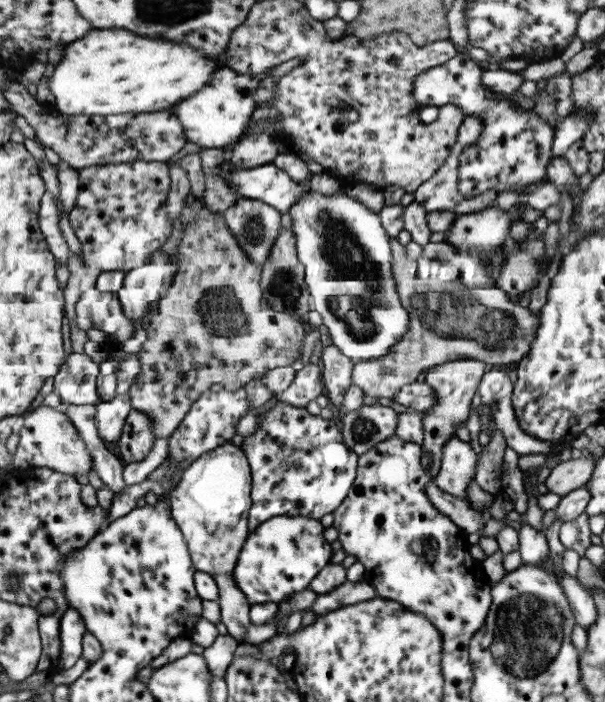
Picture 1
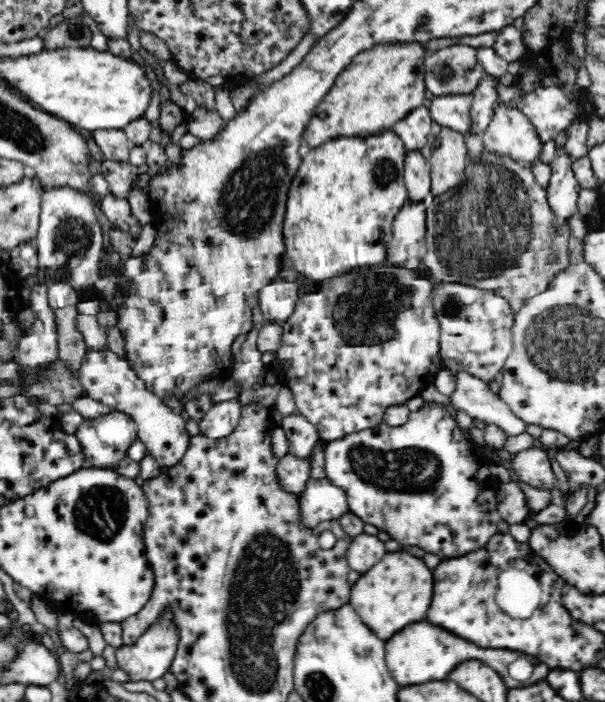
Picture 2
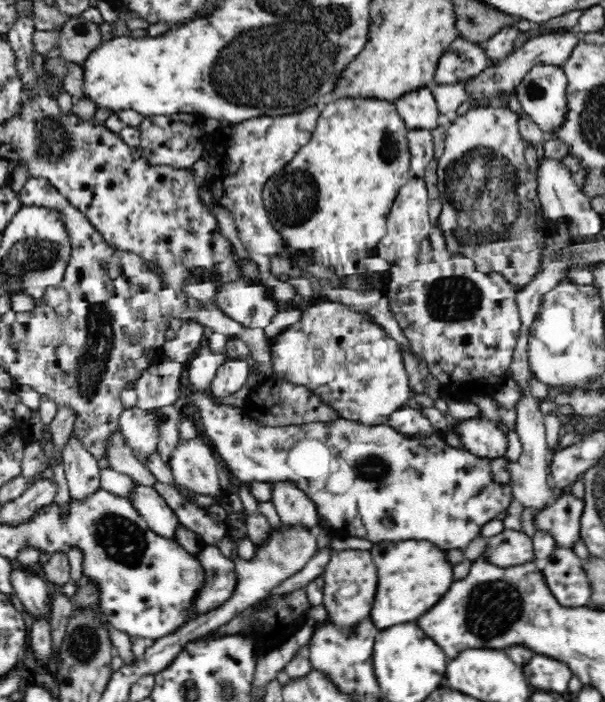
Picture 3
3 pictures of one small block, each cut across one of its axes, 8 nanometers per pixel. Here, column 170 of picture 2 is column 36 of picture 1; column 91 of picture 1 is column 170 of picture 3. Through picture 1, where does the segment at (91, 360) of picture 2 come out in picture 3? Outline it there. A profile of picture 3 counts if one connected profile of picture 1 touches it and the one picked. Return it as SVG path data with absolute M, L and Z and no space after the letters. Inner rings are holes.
M207 439L179 440L170 458L174 480L194 495L210 496L218 501L225 495L218 471L218 457Z

